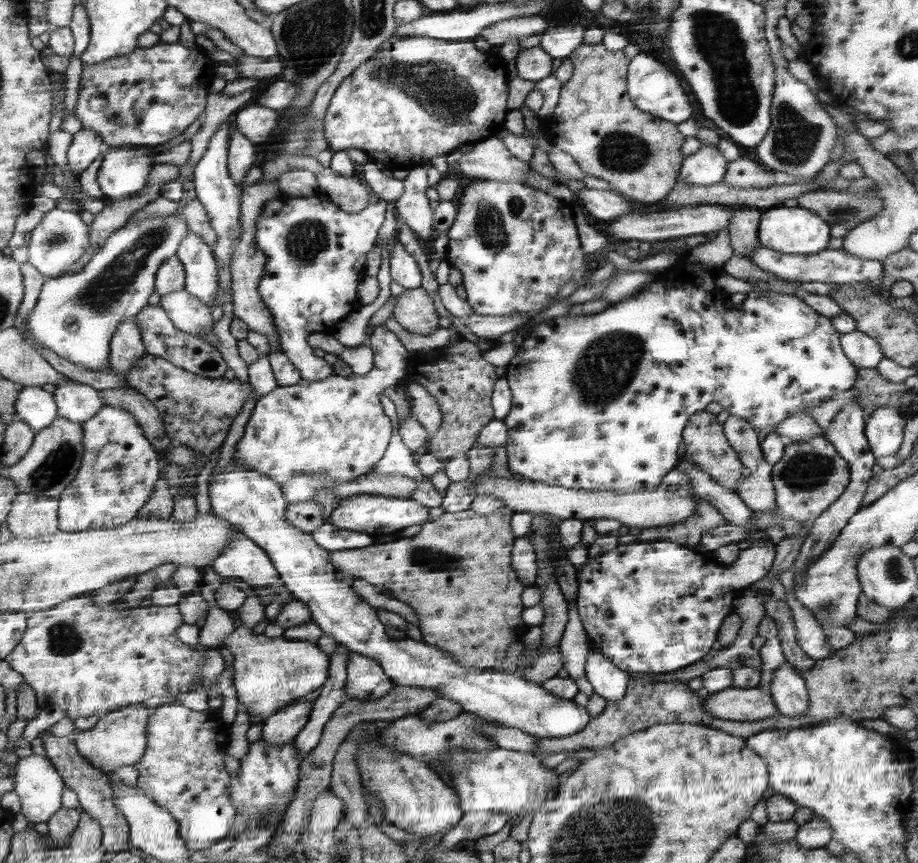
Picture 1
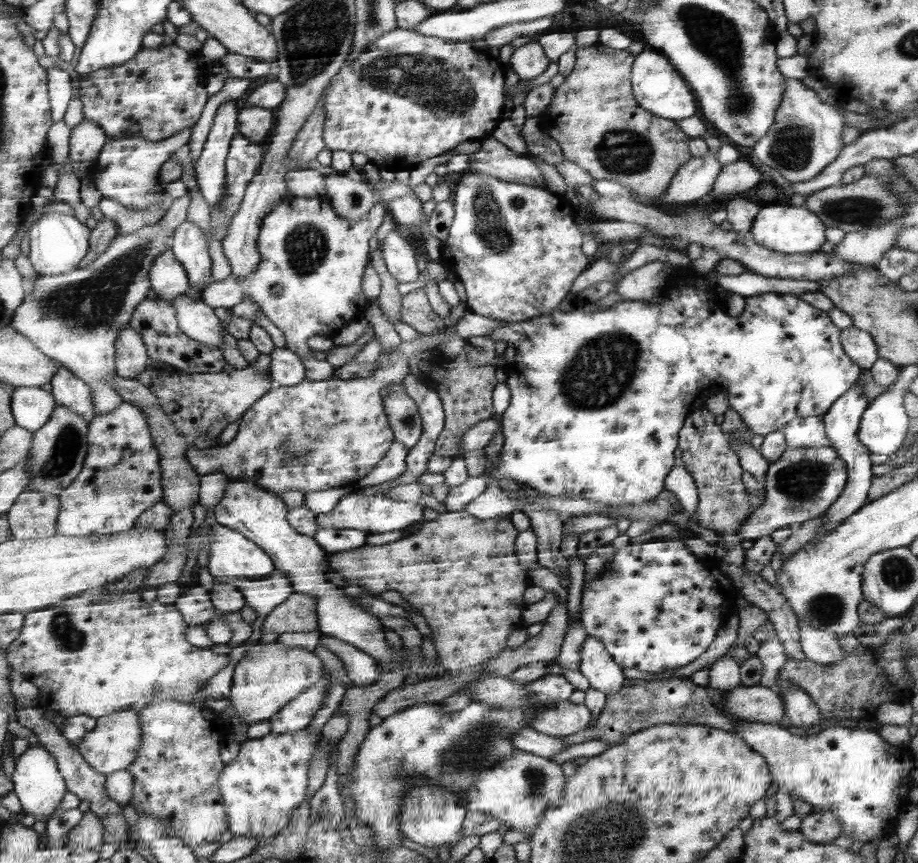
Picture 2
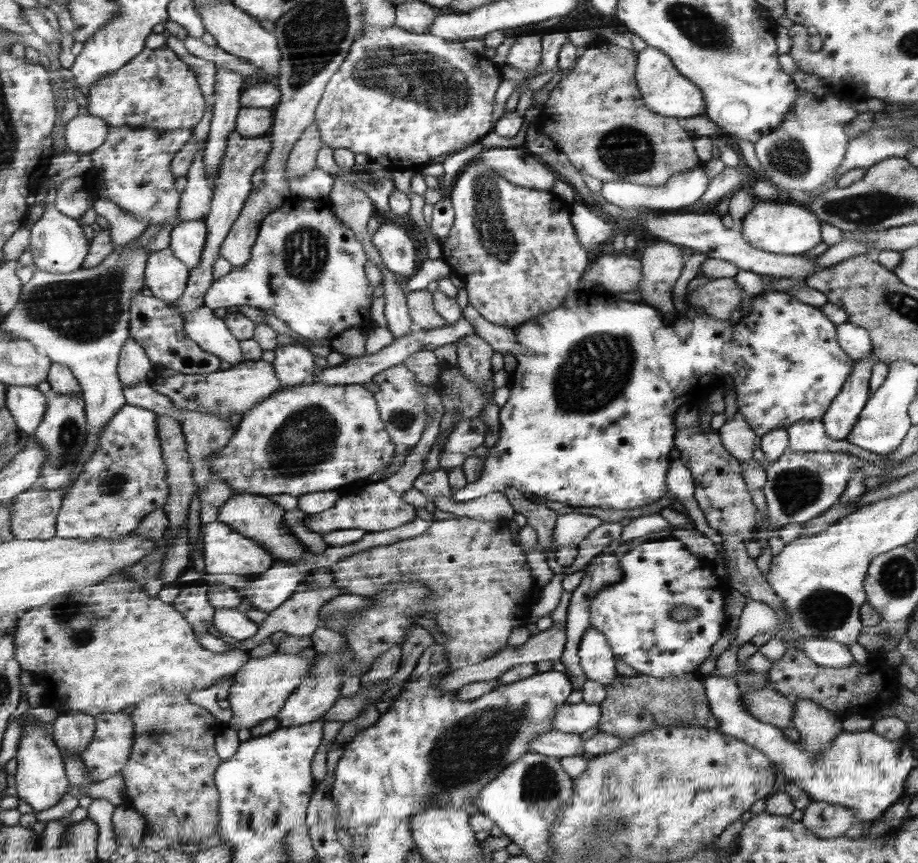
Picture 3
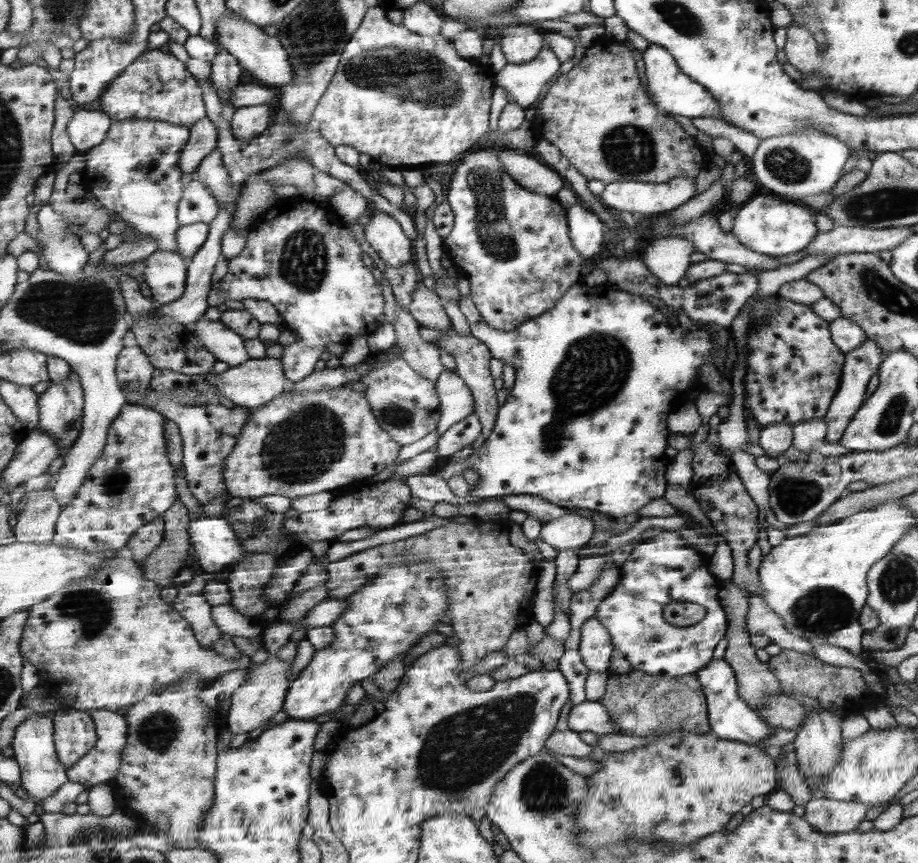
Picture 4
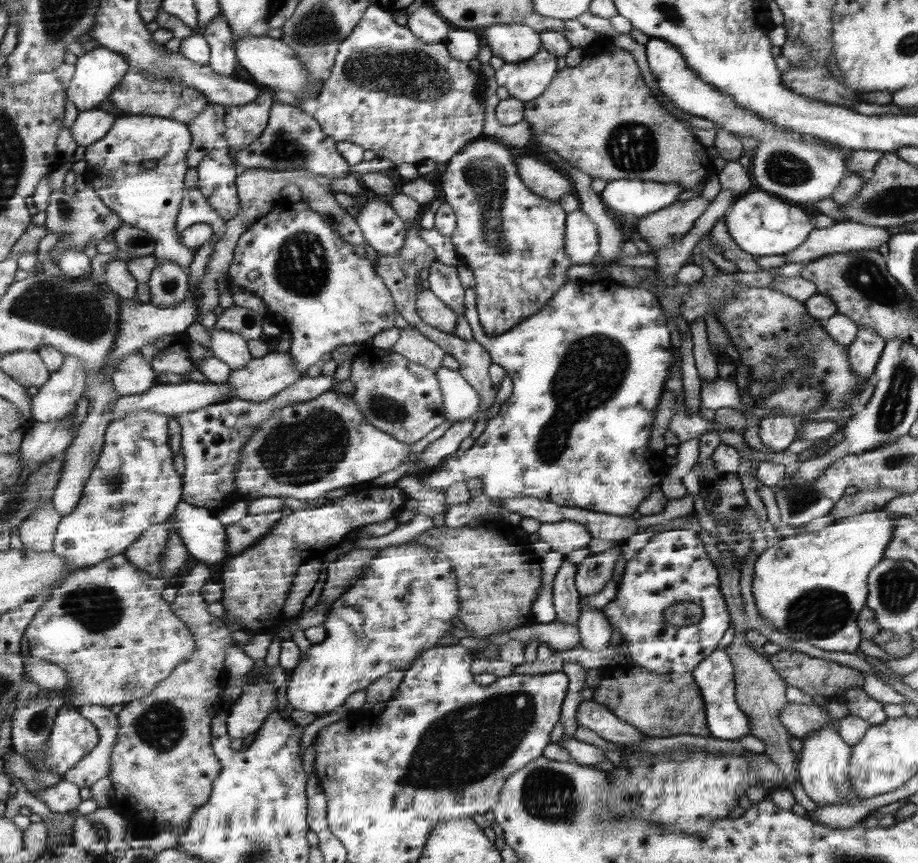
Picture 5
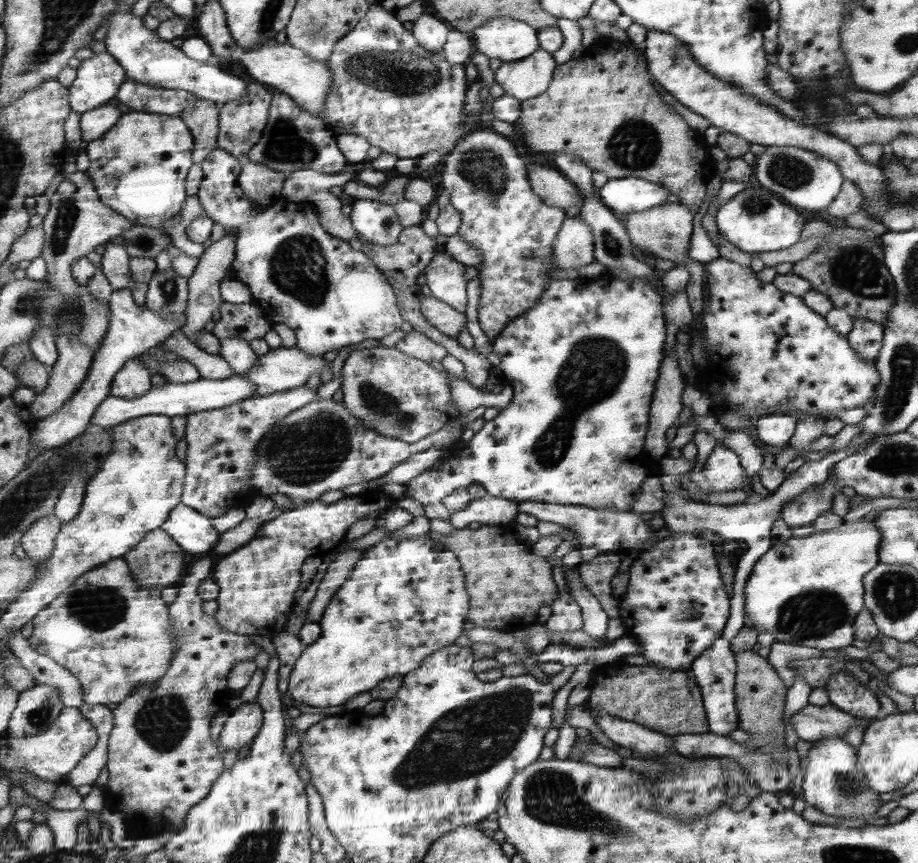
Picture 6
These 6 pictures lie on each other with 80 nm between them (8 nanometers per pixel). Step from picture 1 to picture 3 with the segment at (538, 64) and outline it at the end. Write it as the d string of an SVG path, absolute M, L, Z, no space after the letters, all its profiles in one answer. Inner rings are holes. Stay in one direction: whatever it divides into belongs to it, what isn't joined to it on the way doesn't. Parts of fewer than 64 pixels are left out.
M516 33L509 46L505 64L530 73L541 61L542 39L531 33Z

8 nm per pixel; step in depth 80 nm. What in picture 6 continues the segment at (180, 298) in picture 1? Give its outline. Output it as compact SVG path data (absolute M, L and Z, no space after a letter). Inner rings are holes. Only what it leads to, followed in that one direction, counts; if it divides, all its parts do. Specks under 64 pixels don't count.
M233 337L219 340L219 342L218 354L227 362L234 374L247 374L258 357L252 351L248 341L243 338Z

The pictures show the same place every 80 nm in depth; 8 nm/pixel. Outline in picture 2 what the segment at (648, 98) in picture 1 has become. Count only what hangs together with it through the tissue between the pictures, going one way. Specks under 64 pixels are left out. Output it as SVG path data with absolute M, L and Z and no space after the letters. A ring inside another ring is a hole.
M643 48L635 56L635 62L630 72L634 99L643 110L658 115L659 118L681 120L689 118L697 112L694 92L690 85L673 67L669 59L661 52L651 48Z

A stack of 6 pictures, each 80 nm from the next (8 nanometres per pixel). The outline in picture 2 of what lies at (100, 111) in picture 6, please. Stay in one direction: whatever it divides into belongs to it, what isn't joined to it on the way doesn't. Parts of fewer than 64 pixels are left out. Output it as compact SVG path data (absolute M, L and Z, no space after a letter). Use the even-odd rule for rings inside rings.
M84 118L71 131L70 158L73 162L95 162L107 144L108 137L99 123Z

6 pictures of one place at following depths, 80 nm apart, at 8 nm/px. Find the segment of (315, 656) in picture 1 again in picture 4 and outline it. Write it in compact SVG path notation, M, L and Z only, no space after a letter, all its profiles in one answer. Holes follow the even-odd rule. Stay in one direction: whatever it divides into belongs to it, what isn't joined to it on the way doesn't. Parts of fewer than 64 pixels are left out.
M278 659L266 661L261 665L253 665L253 669L246 677L245 683L235 689L229 696L230 708L227 712L225 728L231 734L247 734L256 728L269 723L269 719L282 710L285 704L285 696L290 688L291 681L288 680L288 671L291 663L283 663Z

